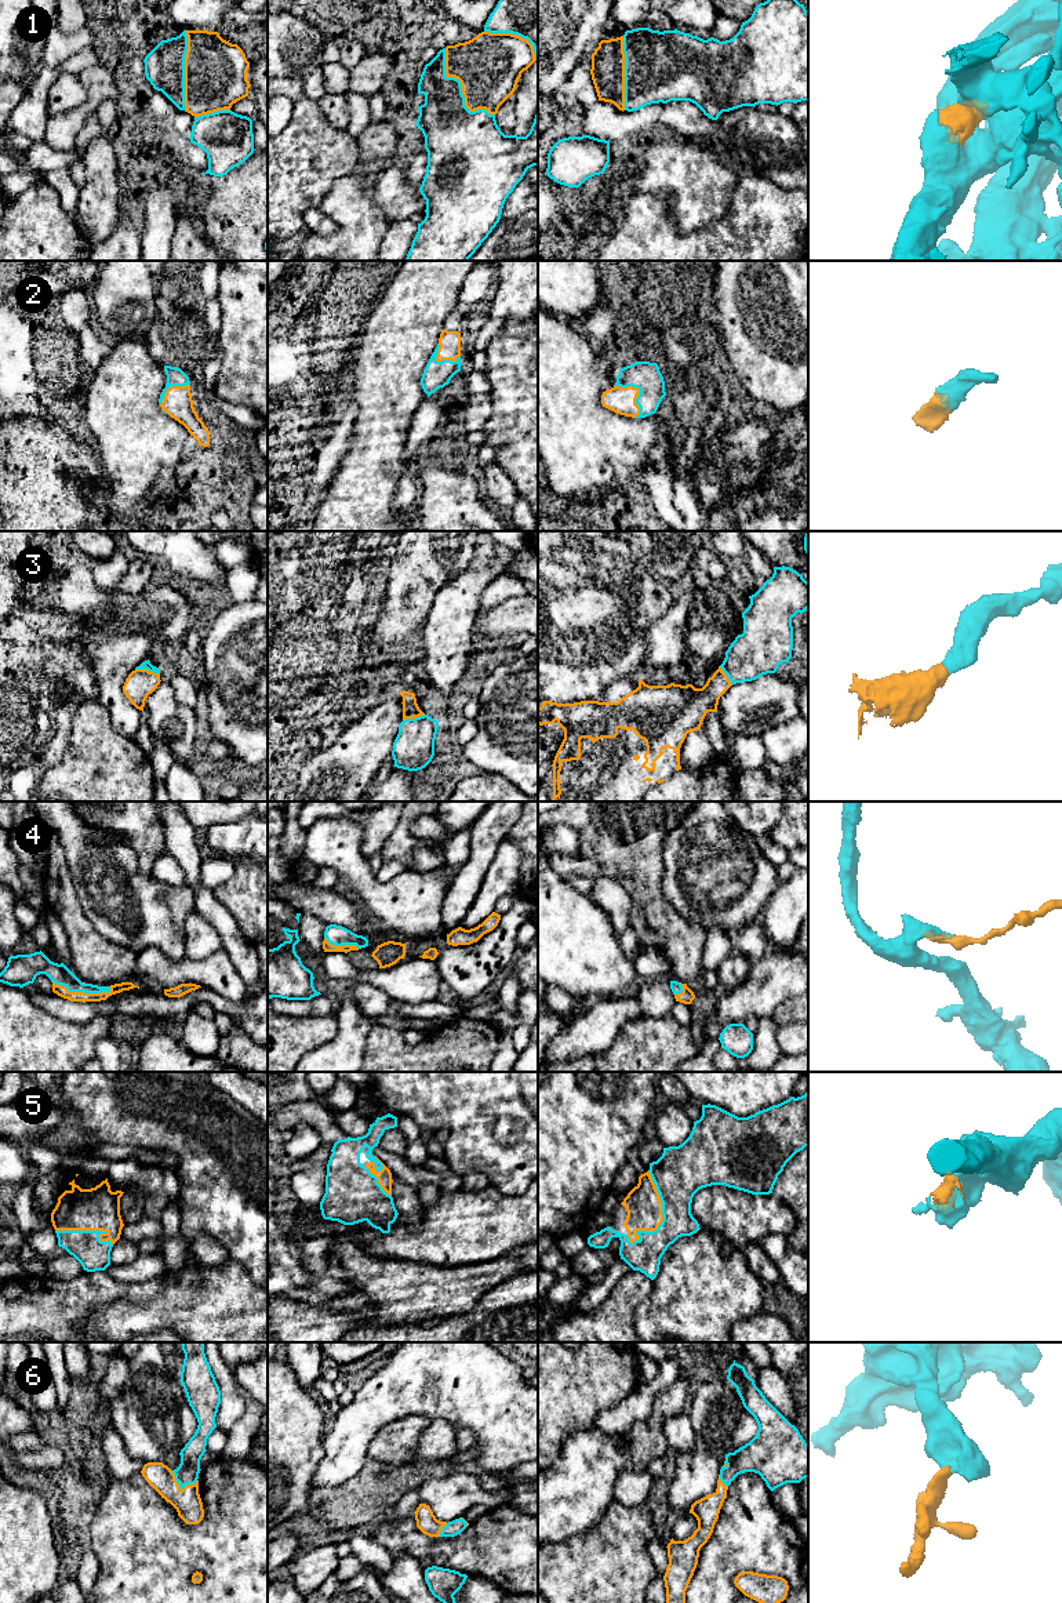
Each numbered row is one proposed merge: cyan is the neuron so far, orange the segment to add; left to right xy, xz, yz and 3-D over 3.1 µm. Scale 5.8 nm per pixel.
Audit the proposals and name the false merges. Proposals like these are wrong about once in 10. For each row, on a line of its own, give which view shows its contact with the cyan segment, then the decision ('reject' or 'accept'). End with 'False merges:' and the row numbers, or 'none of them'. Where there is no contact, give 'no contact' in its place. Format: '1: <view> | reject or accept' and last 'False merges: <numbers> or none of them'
1: xz | accept
2: yz | accept
3: xy | accept
4: xy | accept
5: yz | accept
6: xy | accept
False merges: none of them

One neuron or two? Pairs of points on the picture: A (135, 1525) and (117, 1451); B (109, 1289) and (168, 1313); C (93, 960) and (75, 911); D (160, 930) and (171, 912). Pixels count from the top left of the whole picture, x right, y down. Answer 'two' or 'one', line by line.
A: two
B: two
C: one
D: one

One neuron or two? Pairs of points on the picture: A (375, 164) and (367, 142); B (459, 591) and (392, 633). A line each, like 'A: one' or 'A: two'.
A: one
B: two

